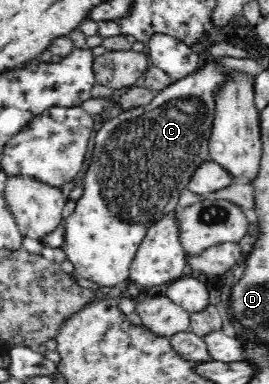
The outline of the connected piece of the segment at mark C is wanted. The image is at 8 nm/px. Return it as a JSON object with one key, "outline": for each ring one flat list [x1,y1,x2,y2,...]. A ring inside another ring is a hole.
{"outline":[[213,61,189,77,158,91,149,104,123,110,119,116,103,124,95,136,91,163,83,180,82,197,76,202,74,213,62,221,63,244,60,248,75,268,73,275,102,287,130,280,131,263,150,225,179,208,177,200,181,190,187,188,193,172,205,160,211,159,208,143,215,114,213,92,223,84,223,80,227,80,227,76,227,72]]}

